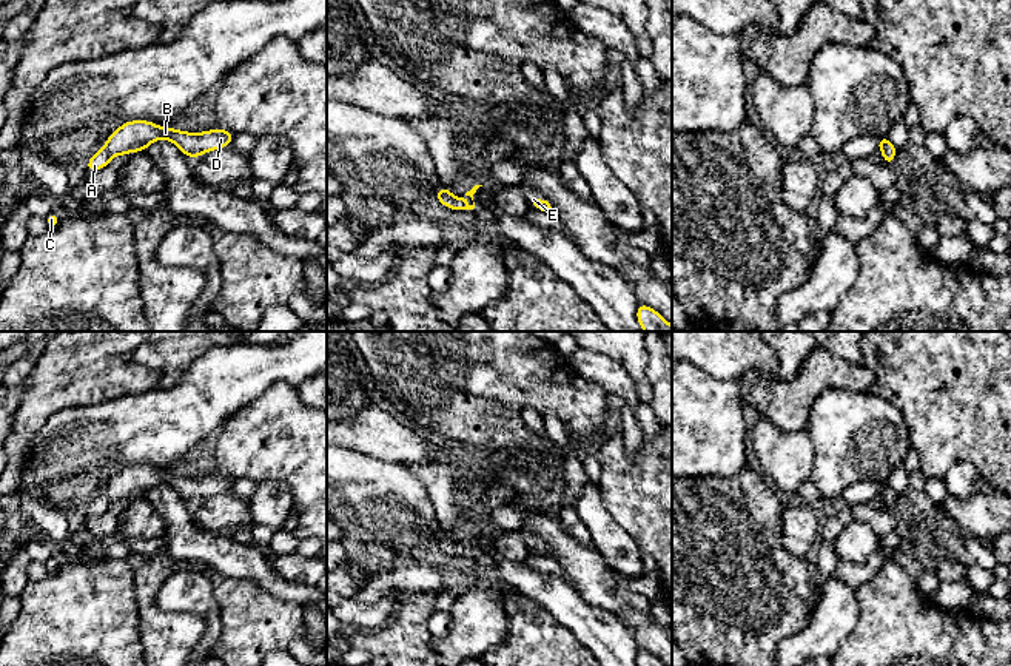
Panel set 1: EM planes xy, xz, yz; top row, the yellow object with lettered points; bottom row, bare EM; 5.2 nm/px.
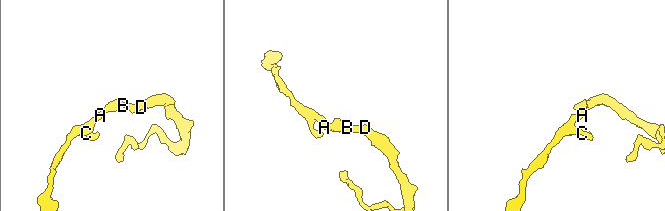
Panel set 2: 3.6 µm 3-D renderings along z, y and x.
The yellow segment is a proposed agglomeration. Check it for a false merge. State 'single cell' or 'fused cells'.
single cell

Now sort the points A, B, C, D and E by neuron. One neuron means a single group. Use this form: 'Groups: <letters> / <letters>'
Groups: A B C D E

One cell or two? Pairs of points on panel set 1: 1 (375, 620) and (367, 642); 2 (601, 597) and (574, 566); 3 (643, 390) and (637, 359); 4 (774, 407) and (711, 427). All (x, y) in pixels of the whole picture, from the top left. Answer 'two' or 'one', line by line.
1: two
2: one
3: one
4: two

